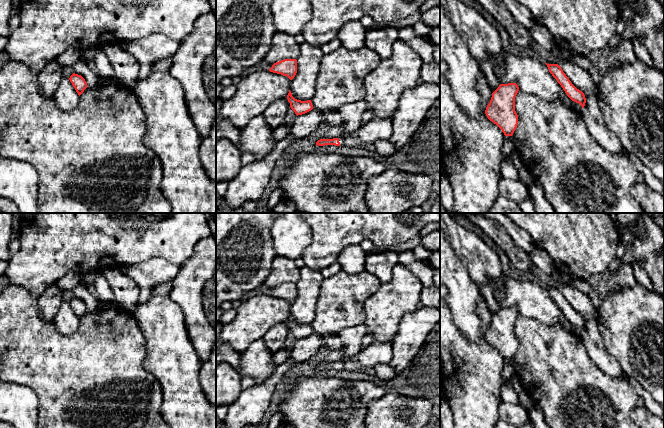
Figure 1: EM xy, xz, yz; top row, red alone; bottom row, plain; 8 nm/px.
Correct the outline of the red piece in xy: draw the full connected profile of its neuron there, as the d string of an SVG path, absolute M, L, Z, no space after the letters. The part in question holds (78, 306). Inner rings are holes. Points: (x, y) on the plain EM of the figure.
M73 297L70 300L69 304L72 307L73 311L75 312L75 314L78 317L79 320L87 312L87 307L86 307L85 303L81 299Z

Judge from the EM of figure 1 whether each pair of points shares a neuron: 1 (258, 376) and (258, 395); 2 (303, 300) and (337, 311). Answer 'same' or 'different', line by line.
1: different
2: different

